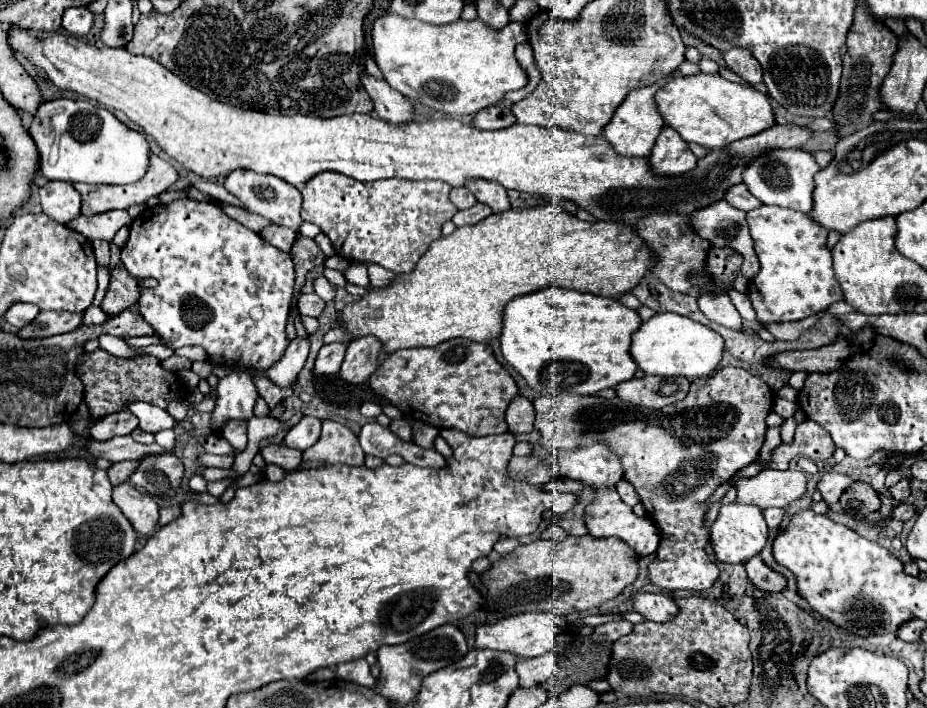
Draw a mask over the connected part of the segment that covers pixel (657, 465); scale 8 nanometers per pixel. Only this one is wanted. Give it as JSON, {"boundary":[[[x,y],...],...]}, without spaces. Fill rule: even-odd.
{"boundary":[[[736,367],[718,369],[712,377],[696,379],[690,383],[690,391],[686,399],[674,405],[668,413],[664,409],[650,411],[646,407],[636,407],[624,403],[622,399],[604,399],[598,395],[576,395],[570,391],[562,391],[558,395],[538,397],[534,399],[536,407],[536,429],[540,431],[540,443],[550,451],[572,451],[596,441],[606,441],[618,453],[624,465],[624,479],[630,481],[646,507],[646,513],[654,521],[660,531],[660,547],[658,557],[650,565],[650,581],[666,591],[688,589],[688,591],[706,591],[714,585],[718,577],[718,567],[706,553],[708,531],[702,527],[702,519],[690,519],[690,505],[698,505],[706,501],[718,485],[730,481],[740,469],[754,463],[760,455],[760,447],[766,439],[766,417],[770,413],[770,403],[774,395],[772,389],[752,373]],[[658,417],[668,417],[670,427],[664,427]]]}

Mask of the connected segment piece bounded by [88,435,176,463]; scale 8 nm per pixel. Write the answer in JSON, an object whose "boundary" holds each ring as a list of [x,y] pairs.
{"boundary":[[[124,435],[124,437],[112,437],[108,441],[90,441],[88,451],[94,457],[102,457],[102,459],[108,459],[112,463],[118,463],[118,461],[124,461],[124,459],[140,461],[148,455],[162,455],[162,453],[170,455],[170,453],[176,451],[176,445],[174,445],[174,449],[164,449],[156,443],[142,445],[142,443],[136,443],[130,435]]]}

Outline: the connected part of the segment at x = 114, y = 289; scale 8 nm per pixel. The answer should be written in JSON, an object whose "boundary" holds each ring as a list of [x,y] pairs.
{"boundary":[[[120,265],[116,271],[110,275],[110,287],[106,291],[106,297],[102,301],[102,309],[110,315],[116,315],[128,307],[132,307],[138,301],[138,291],[140,287],[156,287],[154,279],[132,279],[128,271]]]}

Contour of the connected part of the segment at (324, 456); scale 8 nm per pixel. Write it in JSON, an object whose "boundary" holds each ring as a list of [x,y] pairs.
{"boundary":[[[324,419],[322,421],[322,435],[312,445],[312,449],[304,451],[304,461],[324,461],[332,463],[346,463],[346,465],[362,465],[364,451],[358,443],[358,437],[344,425]]]}

